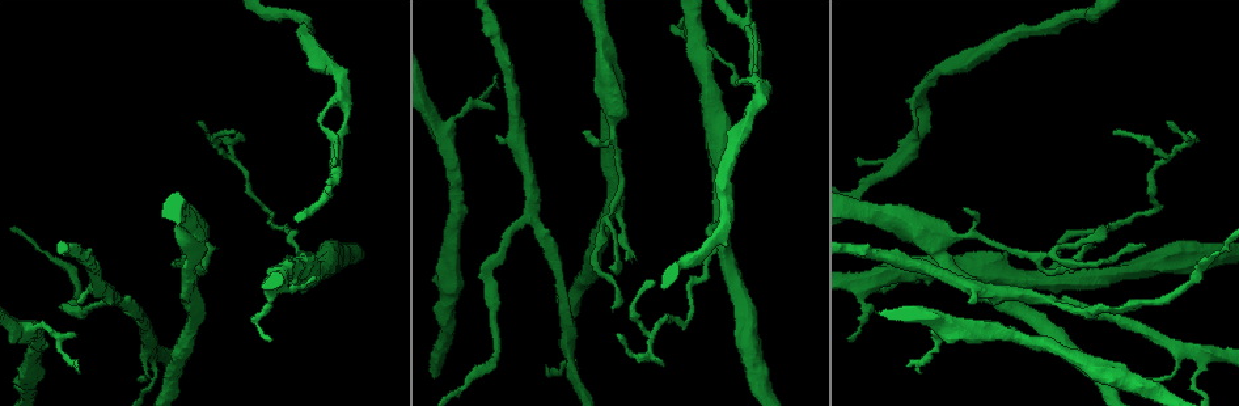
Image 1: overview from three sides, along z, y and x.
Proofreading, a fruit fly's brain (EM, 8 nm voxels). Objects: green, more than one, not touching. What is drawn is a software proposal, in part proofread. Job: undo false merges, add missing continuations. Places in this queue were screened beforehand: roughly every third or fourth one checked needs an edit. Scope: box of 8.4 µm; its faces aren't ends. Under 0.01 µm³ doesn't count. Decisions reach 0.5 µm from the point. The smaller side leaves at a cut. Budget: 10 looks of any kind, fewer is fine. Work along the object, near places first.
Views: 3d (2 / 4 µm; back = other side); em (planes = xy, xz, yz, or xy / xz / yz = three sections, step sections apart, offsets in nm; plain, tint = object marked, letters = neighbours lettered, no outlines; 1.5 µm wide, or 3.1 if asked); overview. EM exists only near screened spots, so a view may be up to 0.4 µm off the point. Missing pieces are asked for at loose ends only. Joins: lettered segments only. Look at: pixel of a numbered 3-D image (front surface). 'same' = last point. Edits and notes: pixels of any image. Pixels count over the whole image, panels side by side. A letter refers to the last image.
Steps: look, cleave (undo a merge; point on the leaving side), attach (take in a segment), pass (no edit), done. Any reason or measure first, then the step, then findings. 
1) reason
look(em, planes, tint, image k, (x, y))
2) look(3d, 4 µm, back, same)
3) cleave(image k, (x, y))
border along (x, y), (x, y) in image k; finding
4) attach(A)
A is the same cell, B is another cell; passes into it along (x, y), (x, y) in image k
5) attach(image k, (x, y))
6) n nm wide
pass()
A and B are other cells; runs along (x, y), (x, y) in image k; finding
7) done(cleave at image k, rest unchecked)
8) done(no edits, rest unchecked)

free end
look(em, planes, tint, image 1, (921, 373))

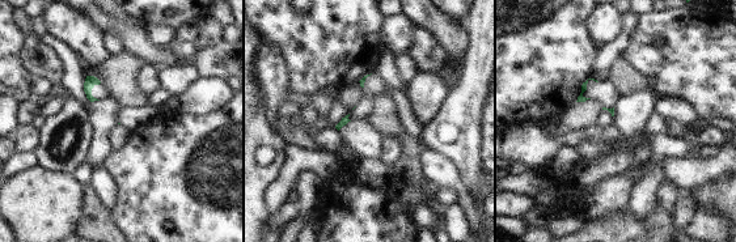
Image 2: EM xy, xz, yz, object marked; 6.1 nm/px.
what lies round it
look(em, planes, letters, same)

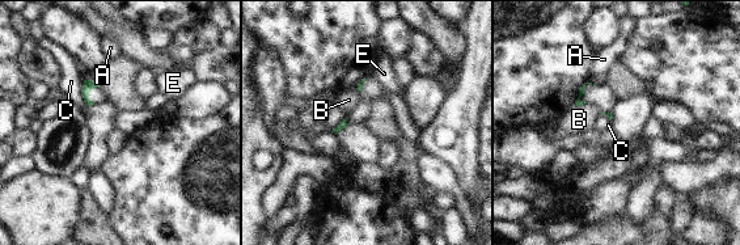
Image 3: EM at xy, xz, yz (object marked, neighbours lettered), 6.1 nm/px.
C touches over 160 nm
pass()
A, B, C and E are other cells; none of them fits

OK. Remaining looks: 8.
thin end
look(3d, 4 µm, image 1, (964, 207))

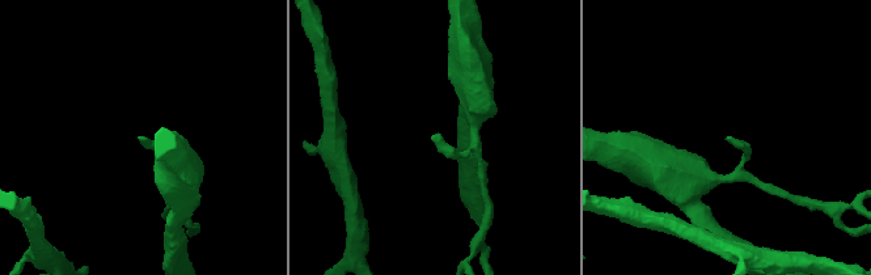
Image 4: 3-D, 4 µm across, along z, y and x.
now the EM
look(em, xz, step 8, letters, image 4, (438, 133))

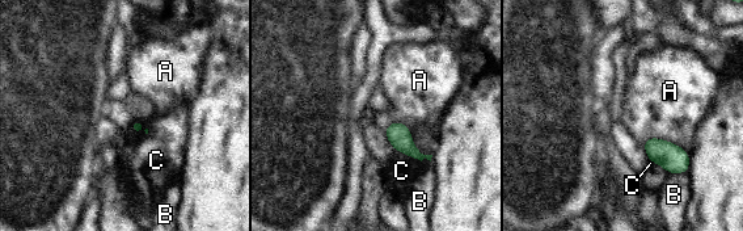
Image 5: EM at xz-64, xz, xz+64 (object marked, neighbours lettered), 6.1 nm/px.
cut it another way
look(em, planes, letters, same)

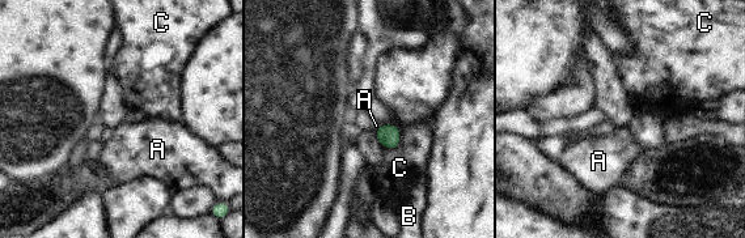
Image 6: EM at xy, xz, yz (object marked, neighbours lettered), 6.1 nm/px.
pass()
A, B and C are other cells; border along (394, 123), (398, 128) in image 6; no lettered segment goes on from it

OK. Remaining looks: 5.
thin end
look(em, xz, step 8, letters, image 1, (316, 282))

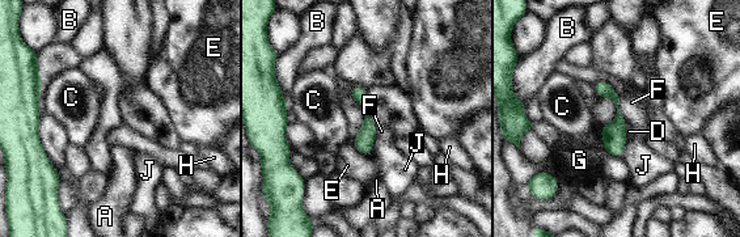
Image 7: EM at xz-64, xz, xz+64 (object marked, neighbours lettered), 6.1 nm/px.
110 nm wide; E touches over 420 nm
pass()
A, B, C, D, E, F, G, H and J are other cells; none of them fits

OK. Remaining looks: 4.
look(3d, 4 µm, image 1, (1144, 246))

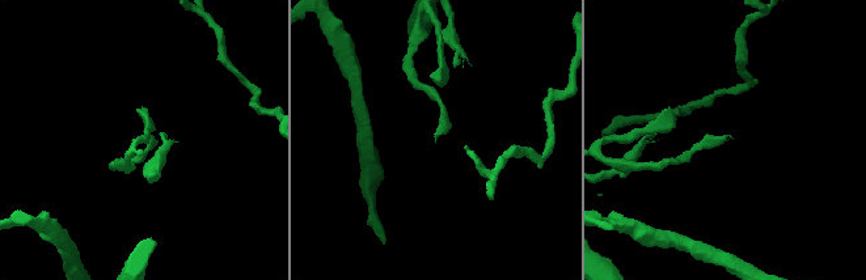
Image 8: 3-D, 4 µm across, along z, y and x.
look(em, planes, letters, image 8, (436, 137))

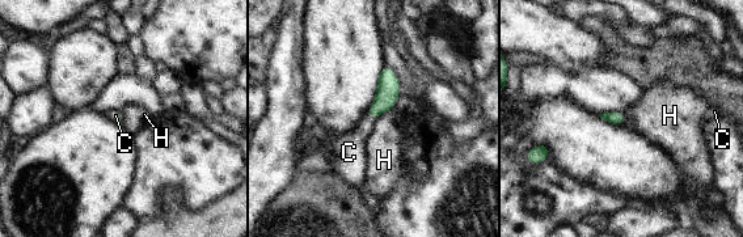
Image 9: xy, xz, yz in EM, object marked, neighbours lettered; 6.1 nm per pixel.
attach(C)
C is the same cell, H is another cell; passes into it along (388, 89), (370, 115), (349, 149) in image 9; it goes on there

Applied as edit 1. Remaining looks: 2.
done(attach at image 9, rest unchecked)

